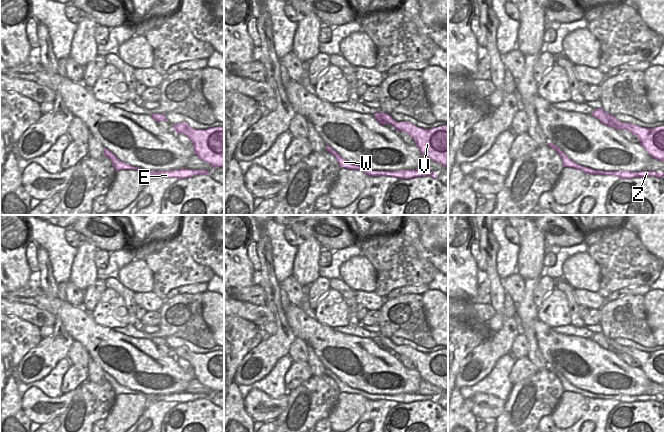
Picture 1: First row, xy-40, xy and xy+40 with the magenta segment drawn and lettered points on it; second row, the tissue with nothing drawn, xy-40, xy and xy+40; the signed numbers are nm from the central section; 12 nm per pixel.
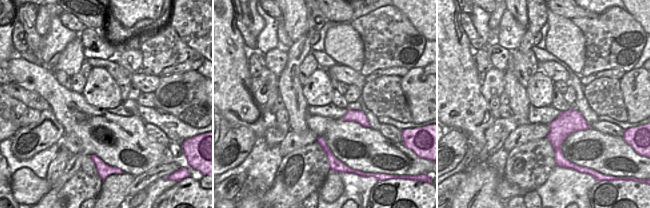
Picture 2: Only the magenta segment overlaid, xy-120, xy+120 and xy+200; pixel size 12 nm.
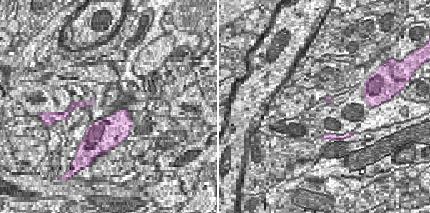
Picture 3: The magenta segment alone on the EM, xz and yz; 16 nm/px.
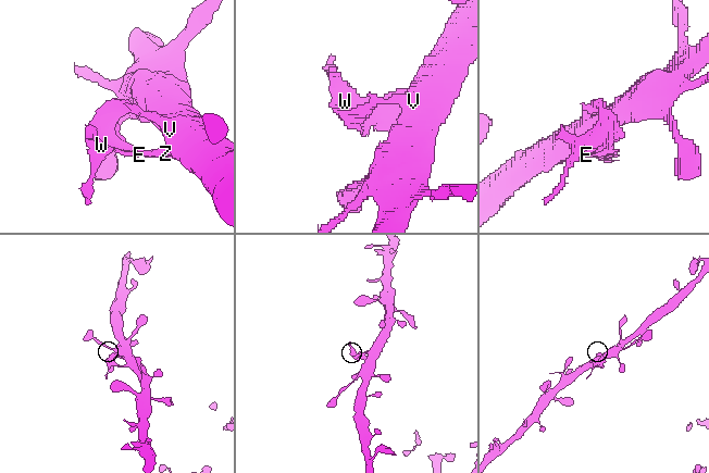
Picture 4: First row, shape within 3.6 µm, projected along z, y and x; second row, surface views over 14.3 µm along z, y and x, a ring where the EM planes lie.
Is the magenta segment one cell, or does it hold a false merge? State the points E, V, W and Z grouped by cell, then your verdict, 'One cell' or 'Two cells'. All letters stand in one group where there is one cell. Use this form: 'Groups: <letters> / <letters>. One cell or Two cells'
Groups: E W Z / V. Two cells.

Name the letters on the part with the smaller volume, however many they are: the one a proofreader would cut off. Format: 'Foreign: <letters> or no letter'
Foreign: E, W, Z

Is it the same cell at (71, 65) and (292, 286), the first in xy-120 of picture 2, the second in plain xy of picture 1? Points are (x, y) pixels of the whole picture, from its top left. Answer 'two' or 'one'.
two

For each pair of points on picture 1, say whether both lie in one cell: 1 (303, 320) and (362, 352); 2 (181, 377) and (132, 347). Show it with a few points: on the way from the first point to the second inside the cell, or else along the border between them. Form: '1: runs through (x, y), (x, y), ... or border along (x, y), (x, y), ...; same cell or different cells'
1: runs through (318, 335), (331, 345), (347, 347); same cell
2: runs through (169, 374), (158, 373), (144, 359); same cell

